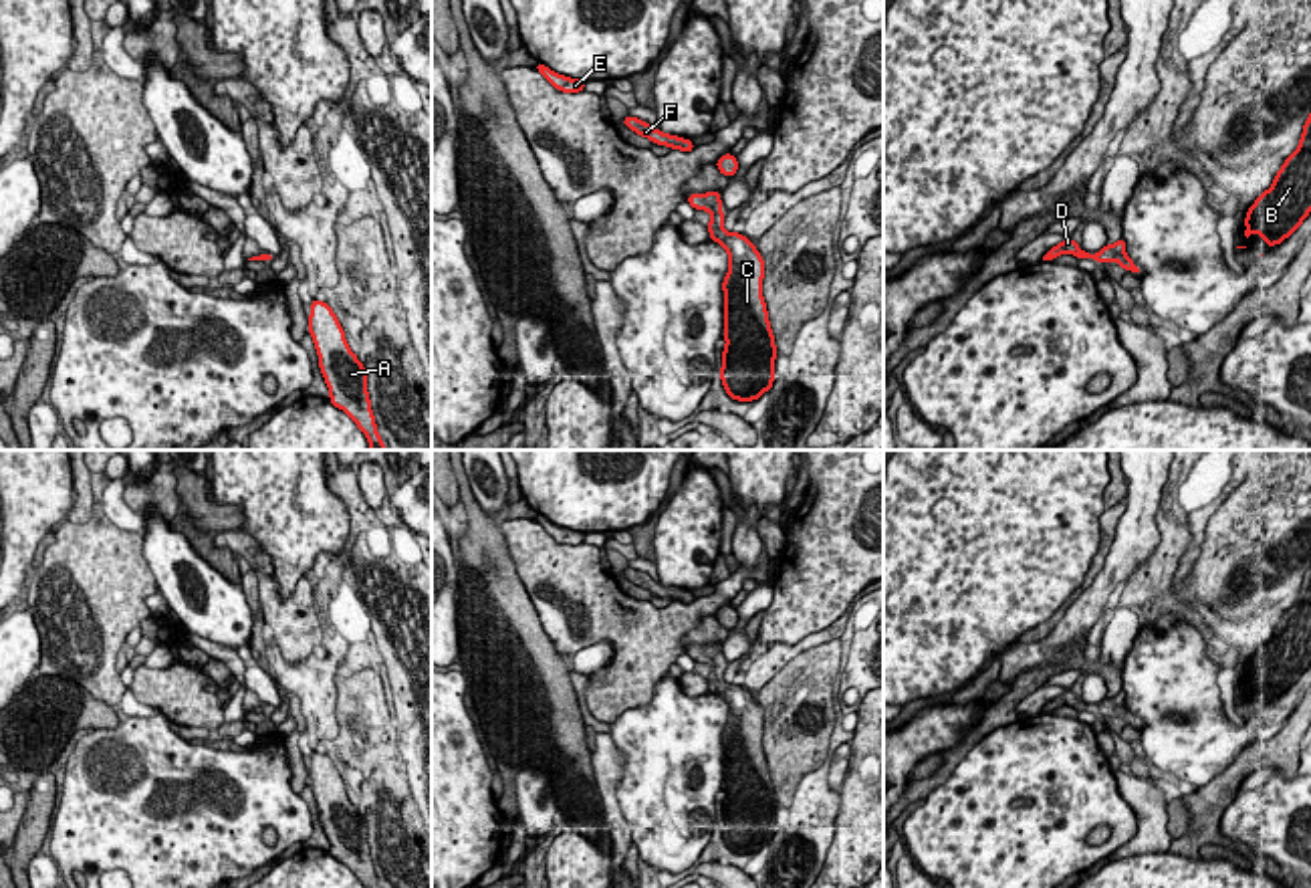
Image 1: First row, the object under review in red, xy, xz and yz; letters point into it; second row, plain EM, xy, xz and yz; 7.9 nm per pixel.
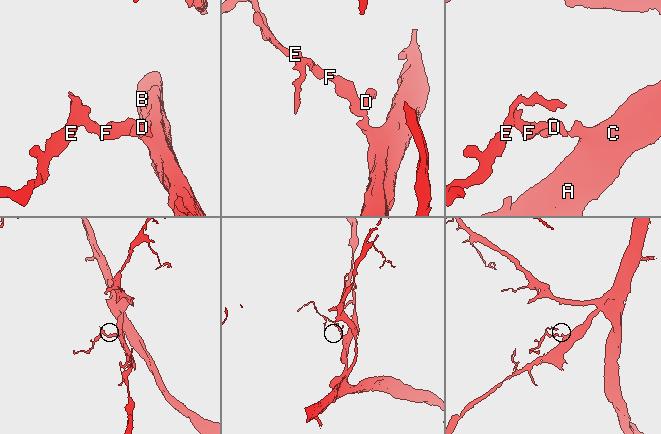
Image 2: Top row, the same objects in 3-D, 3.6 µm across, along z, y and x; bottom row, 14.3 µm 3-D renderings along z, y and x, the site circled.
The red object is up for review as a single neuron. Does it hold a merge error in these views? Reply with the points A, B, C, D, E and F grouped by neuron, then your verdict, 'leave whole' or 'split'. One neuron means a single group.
A B C D E F; leave whole

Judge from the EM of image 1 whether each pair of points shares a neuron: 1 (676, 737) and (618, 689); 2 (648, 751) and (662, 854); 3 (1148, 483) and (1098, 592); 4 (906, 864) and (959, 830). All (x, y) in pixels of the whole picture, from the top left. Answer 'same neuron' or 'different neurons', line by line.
1: different neurons
2: same neuron
3: same neuron
4: different neurons

